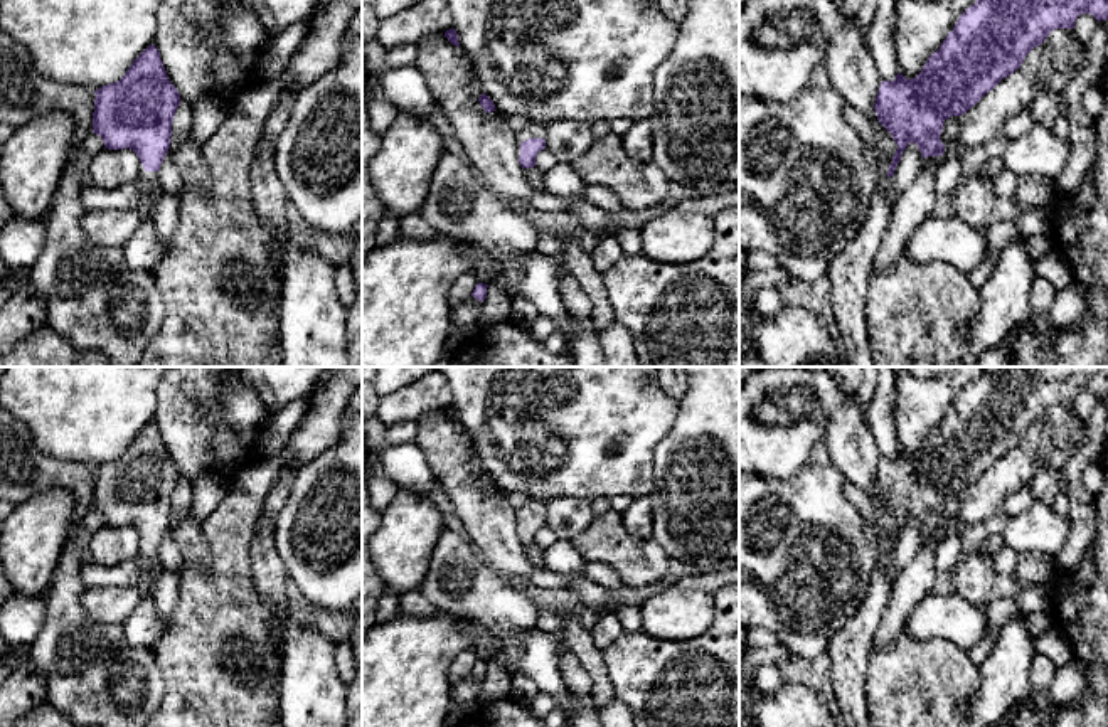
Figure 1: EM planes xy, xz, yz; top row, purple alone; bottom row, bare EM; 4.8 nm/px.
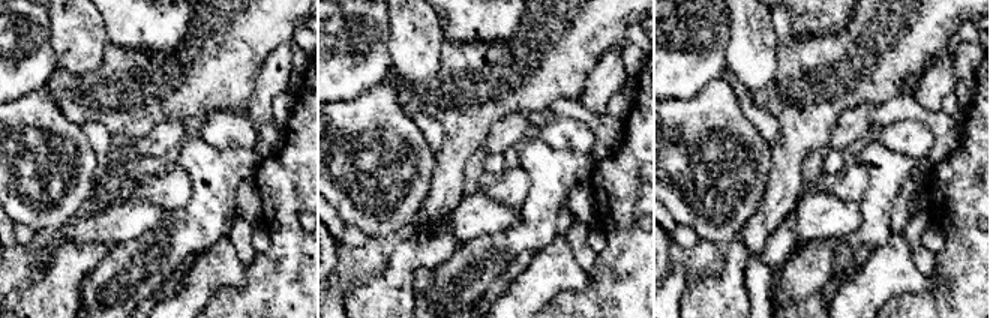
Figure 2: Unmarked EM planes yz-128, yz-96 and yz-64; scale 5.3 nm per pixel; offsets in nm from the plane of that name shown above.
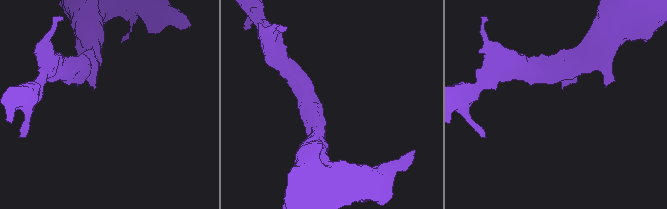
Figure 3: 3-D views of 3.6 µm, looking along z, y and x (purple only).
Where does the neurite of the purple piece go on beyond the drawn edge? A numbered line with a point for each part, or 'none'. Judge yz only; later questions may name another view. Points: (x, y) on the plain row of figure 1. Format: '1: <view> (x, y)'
1: yz (849, 650)

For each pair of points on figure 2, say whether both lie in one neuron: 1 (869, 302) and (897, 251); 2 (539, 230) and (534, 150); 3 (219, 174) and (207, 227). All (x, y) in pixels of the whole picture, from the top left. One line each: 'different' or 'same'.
1: same
2: same
3: same

